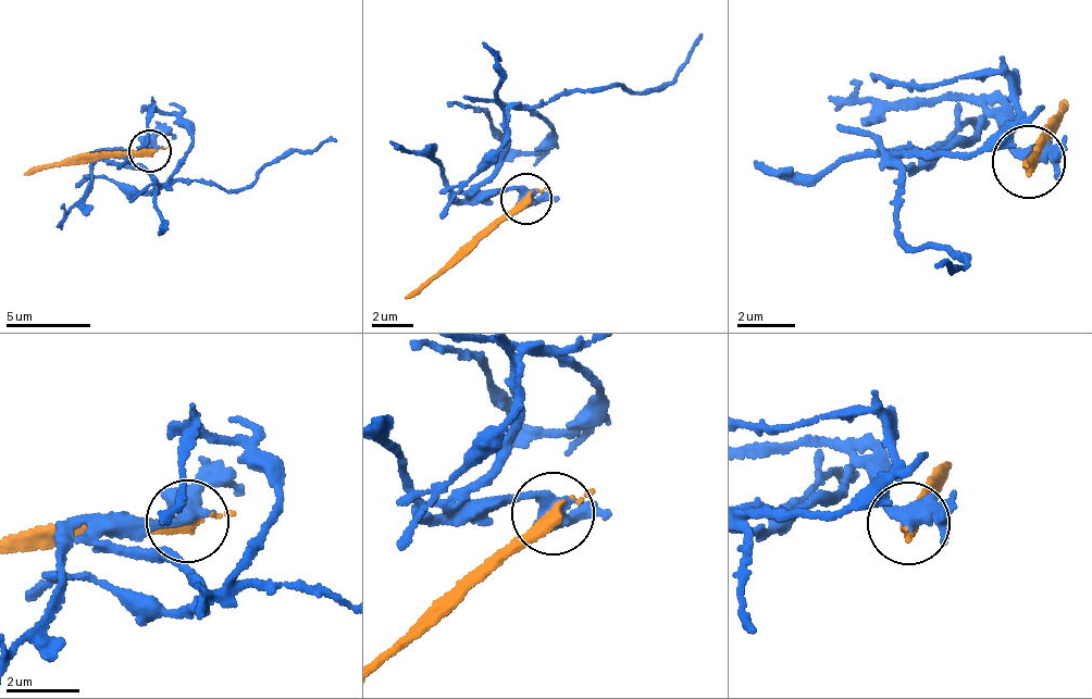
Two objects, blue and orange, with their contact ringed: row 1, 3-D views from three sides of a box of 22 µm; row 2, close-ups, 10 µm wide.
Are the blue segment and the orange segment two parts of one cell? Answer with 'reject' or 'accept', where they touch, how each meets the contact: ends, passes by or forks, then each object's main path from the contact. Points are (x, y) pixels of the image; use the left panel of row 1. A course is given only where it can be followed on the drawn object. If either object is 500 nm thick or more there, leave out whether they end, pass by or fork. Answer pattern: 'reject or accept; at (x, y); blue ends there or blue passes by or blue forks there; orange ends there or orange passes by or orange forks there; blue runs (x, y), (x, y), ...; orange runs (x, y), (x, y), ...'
reject; at (150, 151); blue passes by; orange passes by; blue runs (150, 149), (109, 159), (154, 182), (169, 181), (190, 138), (170, 114), (156, 108), (146, 138), (115, 171); orange runs (150, 149), (23, 176)

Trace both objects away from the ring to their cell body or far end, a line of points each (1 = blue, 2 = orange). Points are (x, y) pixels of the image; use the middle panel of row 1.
1: (528, 198), (472, 191), (518, 110), (550, 128), (550, 146), (531, 153), (485, 114), (447, 105)
2: (528, 198), (404, 298)

